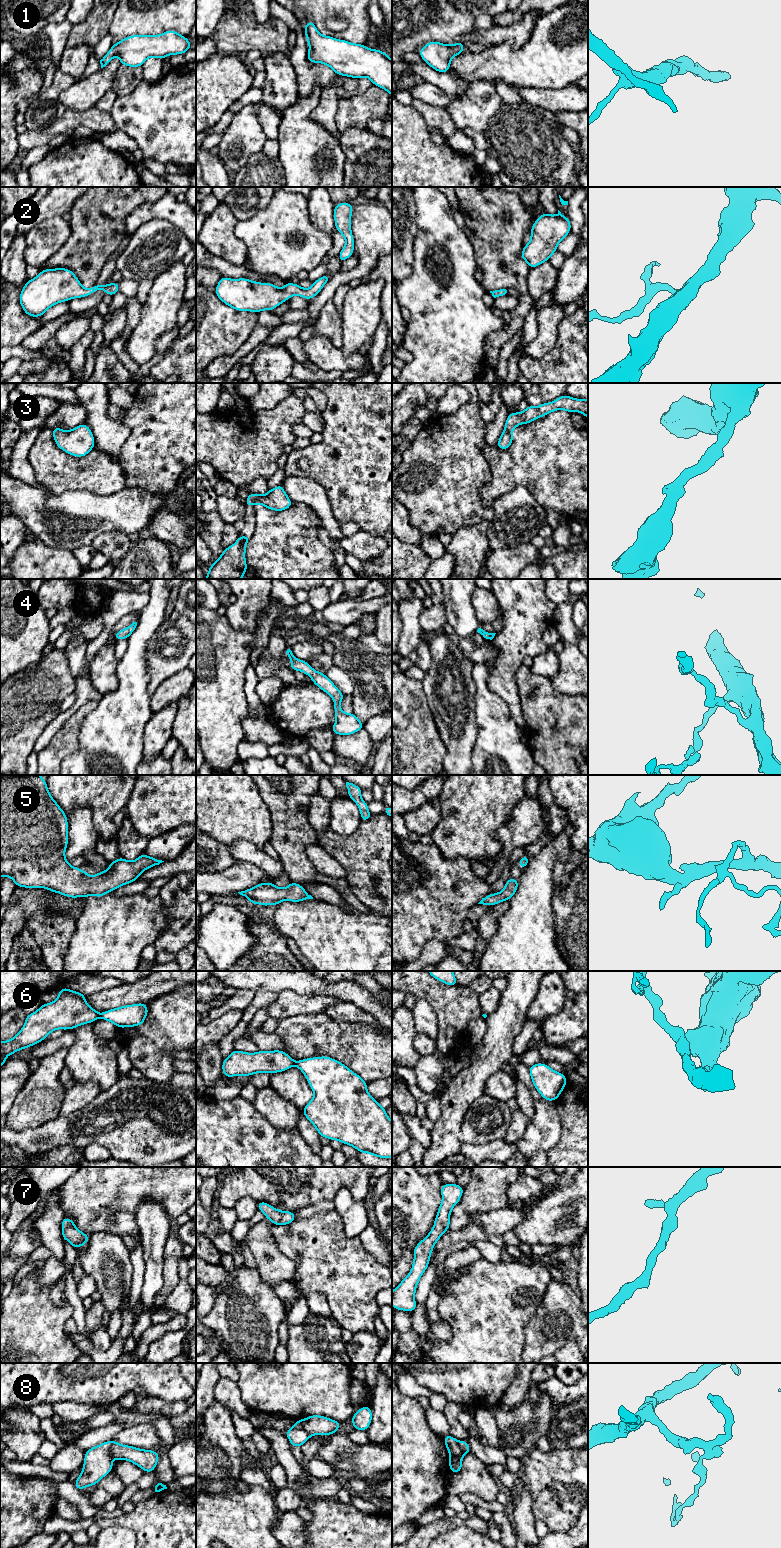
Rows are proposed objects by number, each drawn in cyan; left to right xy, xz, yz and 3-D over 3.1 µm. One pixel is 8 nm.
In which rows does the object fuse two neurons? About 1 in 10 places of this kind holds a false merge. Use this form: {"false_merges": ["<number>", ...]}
{"false_merges": ["6", "8"]}

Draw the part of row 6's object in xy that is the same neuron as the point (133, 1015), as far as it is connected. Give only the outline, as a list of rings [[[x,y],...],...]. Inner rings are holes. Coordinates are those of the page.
[[[145,1003],[125,1005],[99,1014],[99,1018],[112,1022],[118,1028],[135,1027],[144,1023],[148,1014]]]

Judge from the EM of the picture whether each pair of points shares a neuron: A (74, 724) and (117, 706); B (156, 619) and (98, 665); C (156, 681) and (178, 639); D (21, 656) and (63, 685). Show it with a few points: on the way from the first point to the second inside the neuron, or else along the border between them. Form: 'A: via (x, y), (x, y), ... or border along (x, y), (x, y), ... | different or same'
A: border along (98, 703), (84, 720), (79, 733), (78, 743) | different
B: border along (118, 661), (116, 667), (117, 685) | different
C: via (159, 671), (170, 649) | same
D: border along (43, 655), (37, 663), (30, 664), (11, 675) | different

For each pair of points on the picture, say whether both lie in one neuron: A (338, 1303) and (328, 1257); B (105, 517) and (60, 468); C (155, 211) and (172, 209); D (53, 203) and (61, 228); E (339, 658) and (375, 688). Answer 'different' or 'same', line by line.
A: same
B: different
C: same
D: different
E: same

